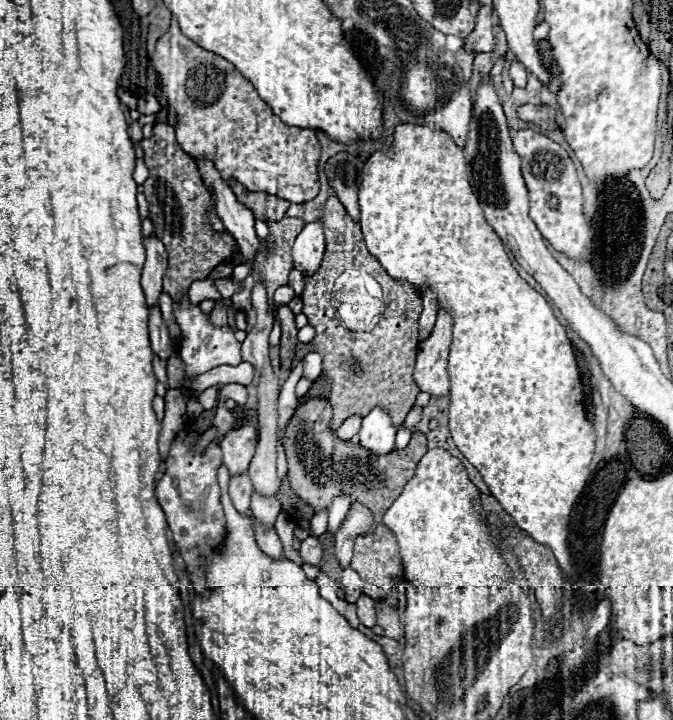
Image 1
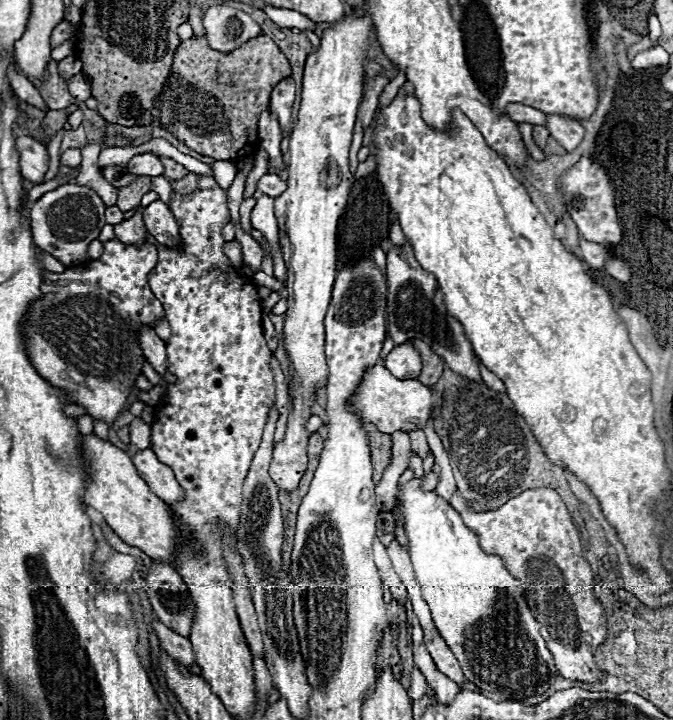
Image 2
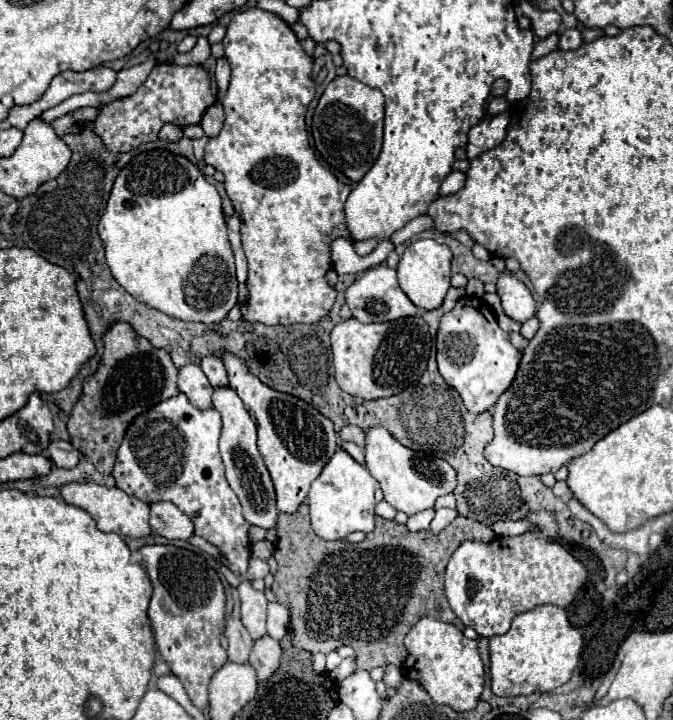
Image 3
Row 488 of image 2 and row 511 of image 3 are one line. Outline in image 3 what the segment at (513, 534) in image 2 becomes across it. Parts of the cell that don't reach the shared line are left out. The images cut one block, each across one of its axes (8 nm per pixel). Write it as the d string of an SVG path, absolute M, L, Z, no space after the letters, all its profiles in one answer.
M550 510L528 512L524 516L536 530L526 530L520 536L496 536L492 542L462 542L456 552L452 554L446 572L444 572L444 590L450 602L450 608L460 618L464 626L474 628L480 636L492 638L498 634L506 634L510 622L516 614L534 610L536 606L554 604L560 608L568 608L574 600L580 586L586 582L588 570L582 562L578 562L562 544L556 542L558 538L558 522Z

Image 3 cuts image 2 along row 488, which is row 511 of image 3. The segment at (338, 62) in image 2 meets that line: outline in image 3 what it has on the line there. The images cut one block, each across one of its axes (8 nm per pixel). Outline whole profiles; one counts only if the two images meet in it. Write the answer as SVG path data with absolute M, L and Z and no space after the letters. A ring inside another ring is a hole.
M224 354L222 360L230 378L230 388L242 398L250 416L256 418L258 450L272 476L276 498L278 498L278 510L292 514L304 502L310 484L318 478L318 474L322 472L322 468L338 448L334 424L302 398L282 394L262 384L254 374L248 372L248 368L238 356ZM322 420L324 420L324 446L322 446Z

